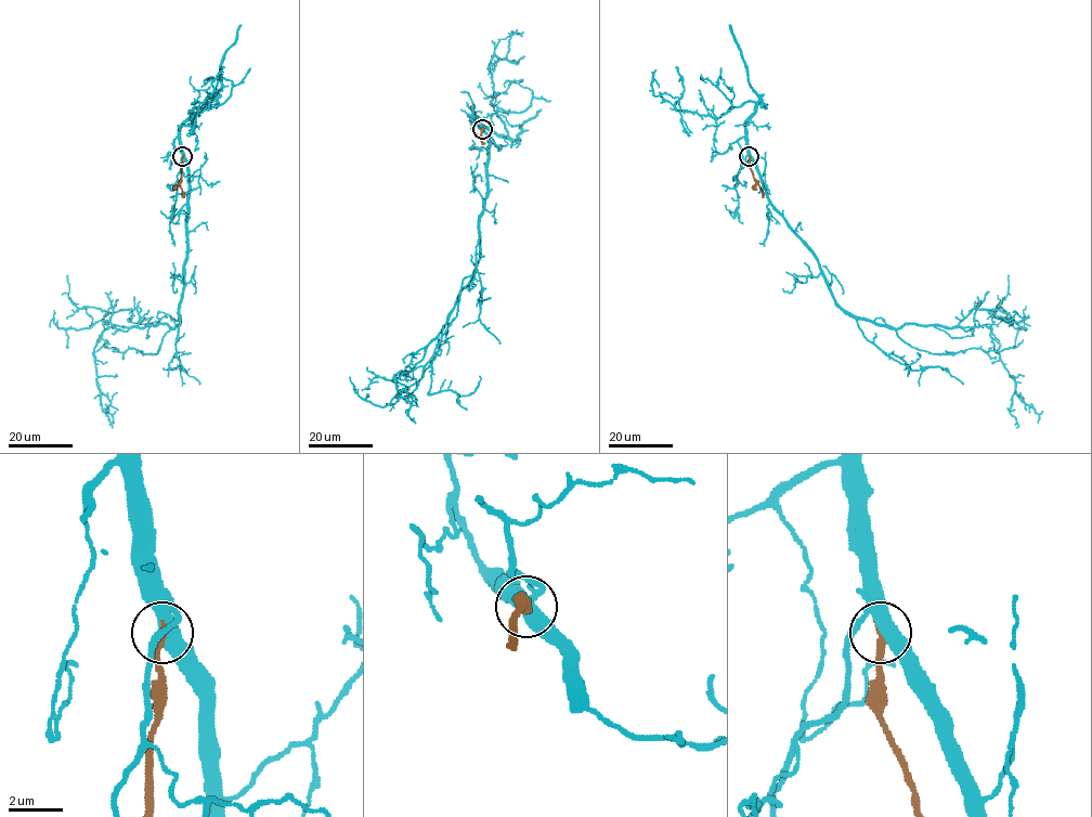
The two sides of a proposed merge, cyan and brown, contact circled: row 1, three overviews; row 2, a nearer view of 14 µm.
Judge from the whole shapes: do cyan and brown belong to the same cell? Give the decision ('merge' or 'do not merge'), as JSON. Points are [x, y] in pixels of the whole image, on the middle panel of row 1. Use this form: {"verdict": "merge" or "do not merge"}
{"verdict": "do not merge"}

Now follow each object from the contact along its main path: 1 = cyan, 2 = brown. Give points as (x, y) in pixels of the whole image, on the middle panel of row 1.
1: (483, 130), (486, 196), (473, 275), (425, 354), (394, 374), (397, 396), (410, 402), (414, 417)
2: (483, 130), (480, 139), (484, 143)

